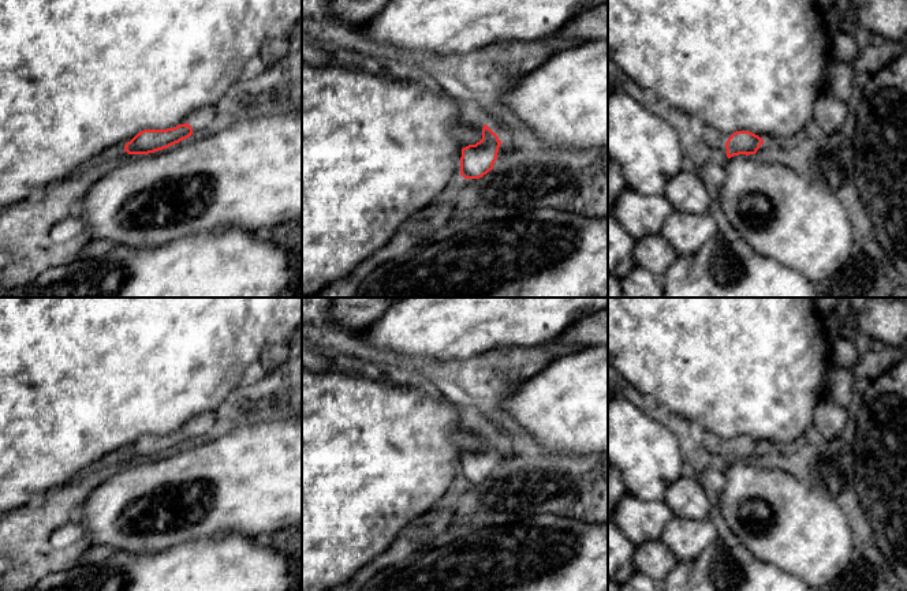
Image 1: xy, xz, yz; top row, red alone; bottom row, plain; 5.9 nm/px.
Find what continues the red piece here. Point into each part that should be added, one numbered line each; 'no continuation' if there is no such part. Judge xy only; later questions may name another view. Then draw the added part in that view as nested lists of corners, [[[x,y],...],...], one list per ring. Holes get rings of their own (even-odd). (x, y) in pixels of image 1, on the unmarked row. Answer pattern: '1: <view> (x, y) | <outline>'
no continuation

